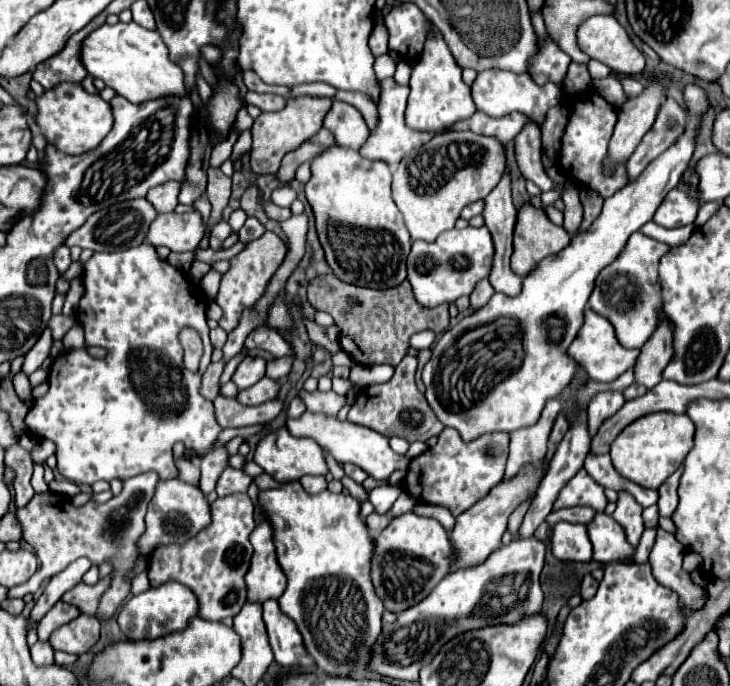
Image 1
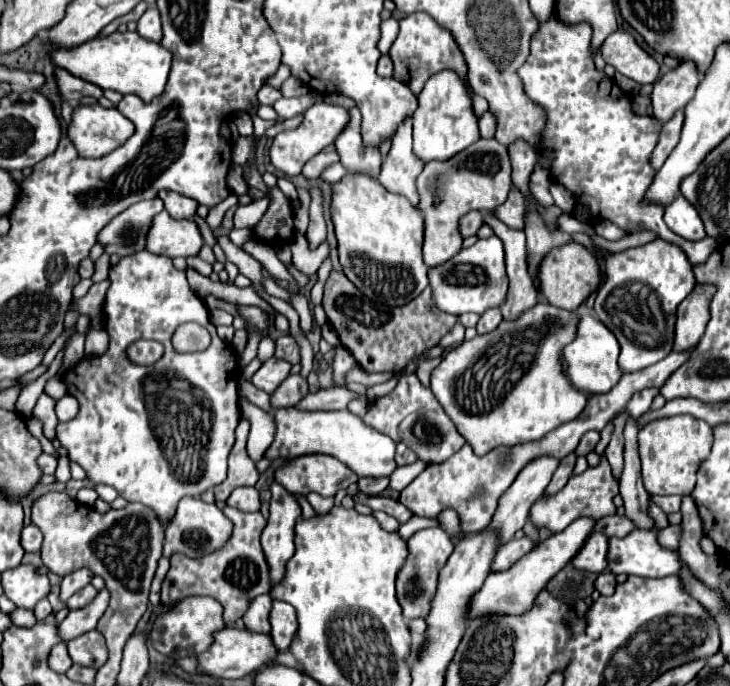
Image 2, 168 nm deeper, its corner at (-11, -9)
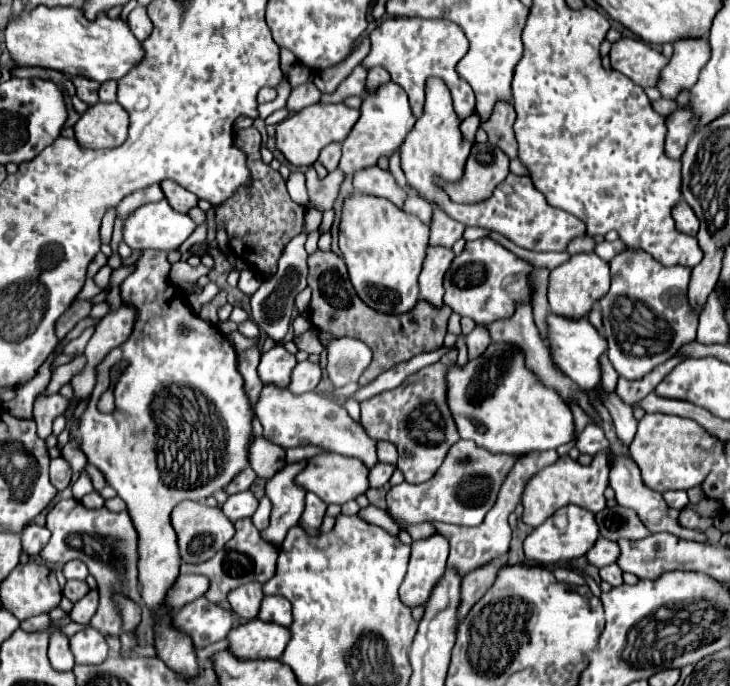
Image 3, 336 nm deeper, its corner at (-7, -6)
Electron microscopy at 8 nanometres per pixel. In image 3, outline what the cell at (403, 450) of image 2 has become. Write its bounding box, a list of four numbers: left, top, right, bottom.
[377,442,397,464]

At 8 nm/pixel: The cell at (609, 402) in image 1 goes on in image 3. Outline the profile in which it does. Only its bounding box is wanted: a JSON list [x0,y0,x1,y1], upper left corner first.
[609,454,707,542]

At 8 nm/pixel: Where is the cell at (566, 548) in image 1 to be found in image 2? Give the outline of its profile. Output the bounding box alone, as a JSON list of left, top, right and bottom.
[571,531,607,573]

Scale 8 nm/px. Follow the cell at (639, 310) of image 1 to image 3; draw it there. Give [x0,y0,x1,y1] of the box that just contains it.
[599,248,699,380]

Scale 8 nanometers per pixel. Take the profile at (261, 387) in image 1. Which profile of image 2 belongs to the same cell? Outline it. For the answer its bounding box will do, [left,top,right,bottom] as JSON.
[271,375,307,407]

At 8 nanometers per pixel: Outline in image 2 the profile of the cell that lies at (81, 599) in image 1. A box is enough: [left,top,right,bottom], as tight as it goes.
[67,585,97,609]

